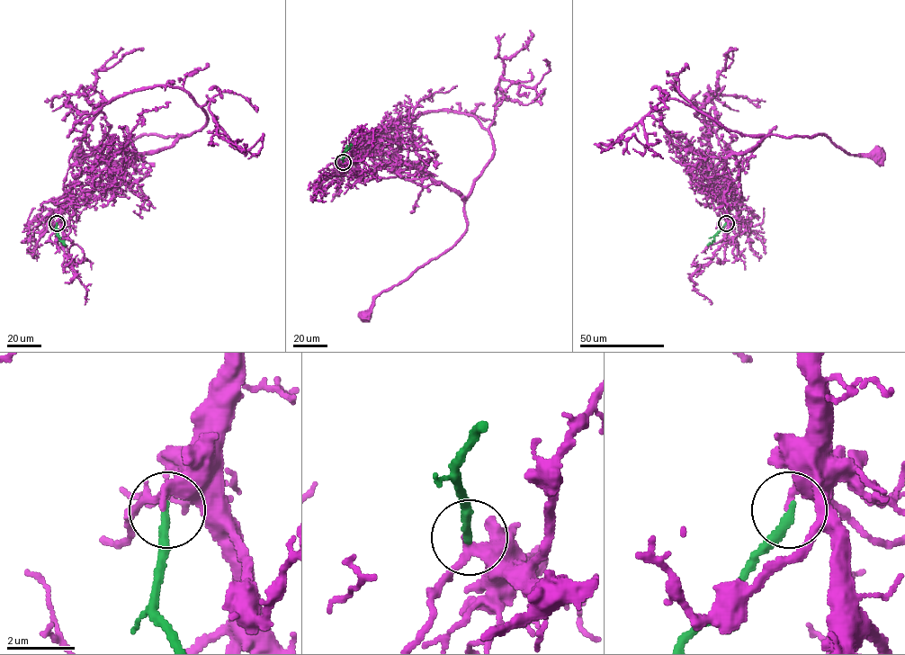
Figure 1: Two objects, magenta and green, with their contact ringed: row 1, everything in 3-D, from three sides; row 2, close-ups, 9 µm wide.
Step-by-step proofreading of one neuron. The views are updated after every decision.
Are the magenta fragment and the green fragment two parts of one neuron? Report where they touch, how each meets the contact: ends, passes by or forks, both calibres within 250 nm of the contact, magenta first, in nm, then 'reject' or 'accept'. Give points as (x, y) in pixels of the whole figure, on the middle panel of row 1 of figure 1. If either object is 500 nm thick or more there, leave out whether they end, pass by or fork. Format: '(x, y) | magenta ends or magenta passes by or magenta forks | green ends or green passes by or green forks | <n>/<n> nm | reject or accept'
(343, 162) | magenta passes by | green ends | 180/260 nm | accept

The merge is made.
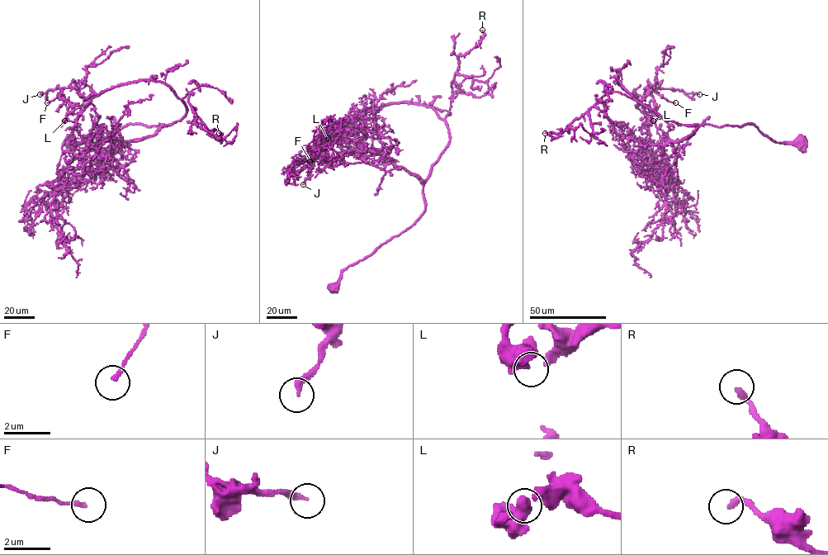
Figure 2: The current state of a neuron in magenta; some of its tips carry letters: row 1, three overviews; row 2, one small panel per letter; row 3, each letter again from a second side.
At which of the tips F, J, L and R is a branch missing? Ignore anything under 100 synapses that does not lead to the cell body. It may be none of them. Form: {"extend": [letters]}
{"extend": []}

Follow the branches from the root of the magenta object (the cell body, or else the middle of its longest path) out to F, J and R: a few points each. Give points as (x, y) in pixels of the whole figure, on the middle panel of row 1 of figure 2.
F: (333, 286), (343, 270), (424, 211), (423, 184), (449, 130), (429, 106), (391, 103), (324, 139), (309, 161)
J: (333, 286), (424, 211), (423, 184), (449, 142), (447, 125), (423, 104), (375, 107), (329, 140), (303, 184)
R: (333, 286), (343, 270), (424, 211), (423, 182), (449, 142), (445, 117), (458, 56), (480, 42), (482, 30)

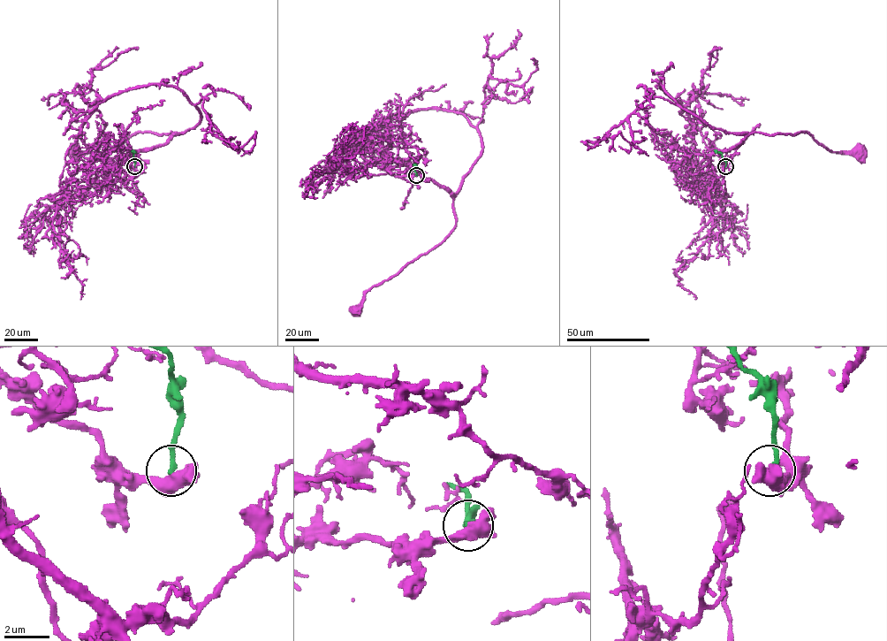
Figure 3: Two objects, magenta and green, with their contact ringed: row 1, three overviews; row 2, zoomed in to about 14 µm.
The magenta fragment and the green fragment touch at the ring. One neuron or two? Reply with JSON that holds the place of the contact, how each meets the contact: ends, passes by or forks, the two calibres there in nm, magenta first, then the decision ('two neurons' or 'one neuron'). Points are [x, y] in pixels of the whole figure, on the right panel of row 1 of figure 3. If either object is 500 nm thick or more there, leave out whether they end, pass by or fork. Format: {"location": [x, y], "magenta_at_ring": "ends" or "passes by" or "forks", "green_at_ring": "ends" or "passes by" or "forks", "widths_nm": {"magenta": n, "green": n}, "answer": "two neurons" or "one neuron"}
{"location": [725, 166], "magenta_at_ring": "forks", "green_at_ring": "ends", "widths_nm": {"magenta": 440, "green": 240}, "answer": "two neurons"}

